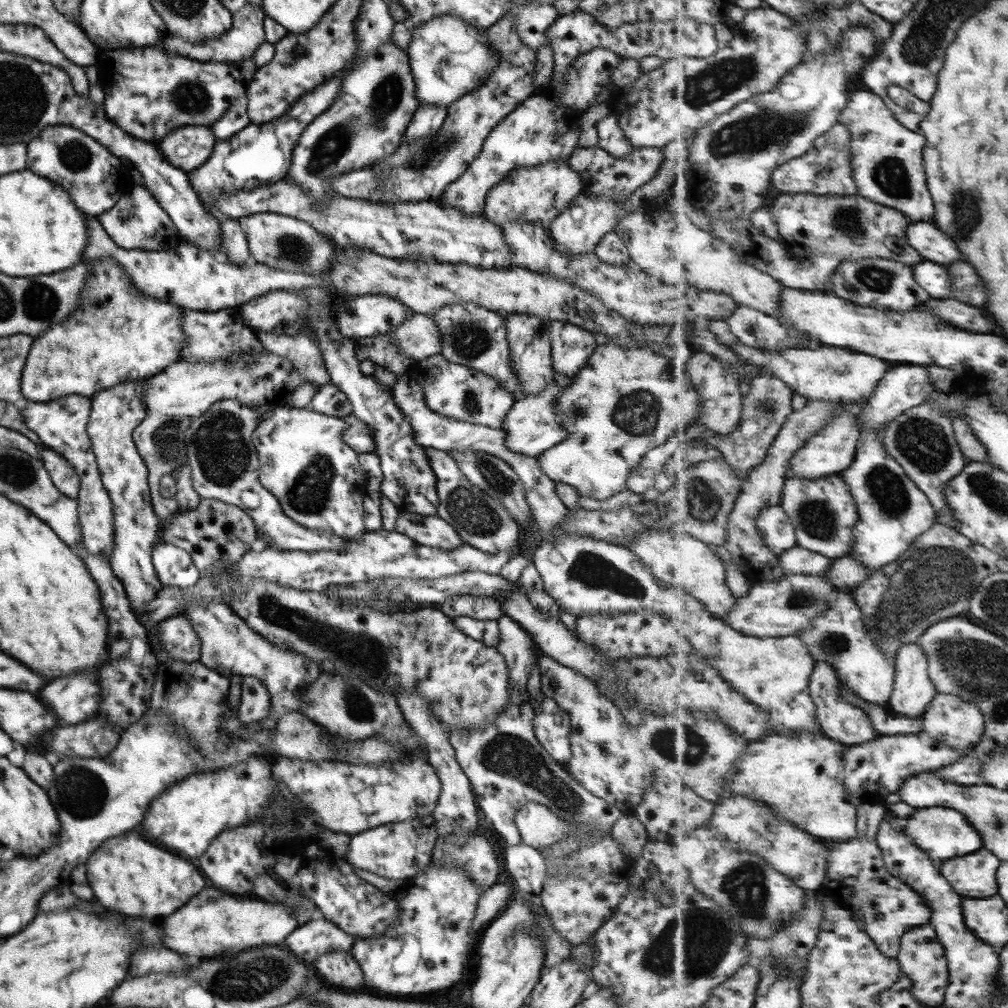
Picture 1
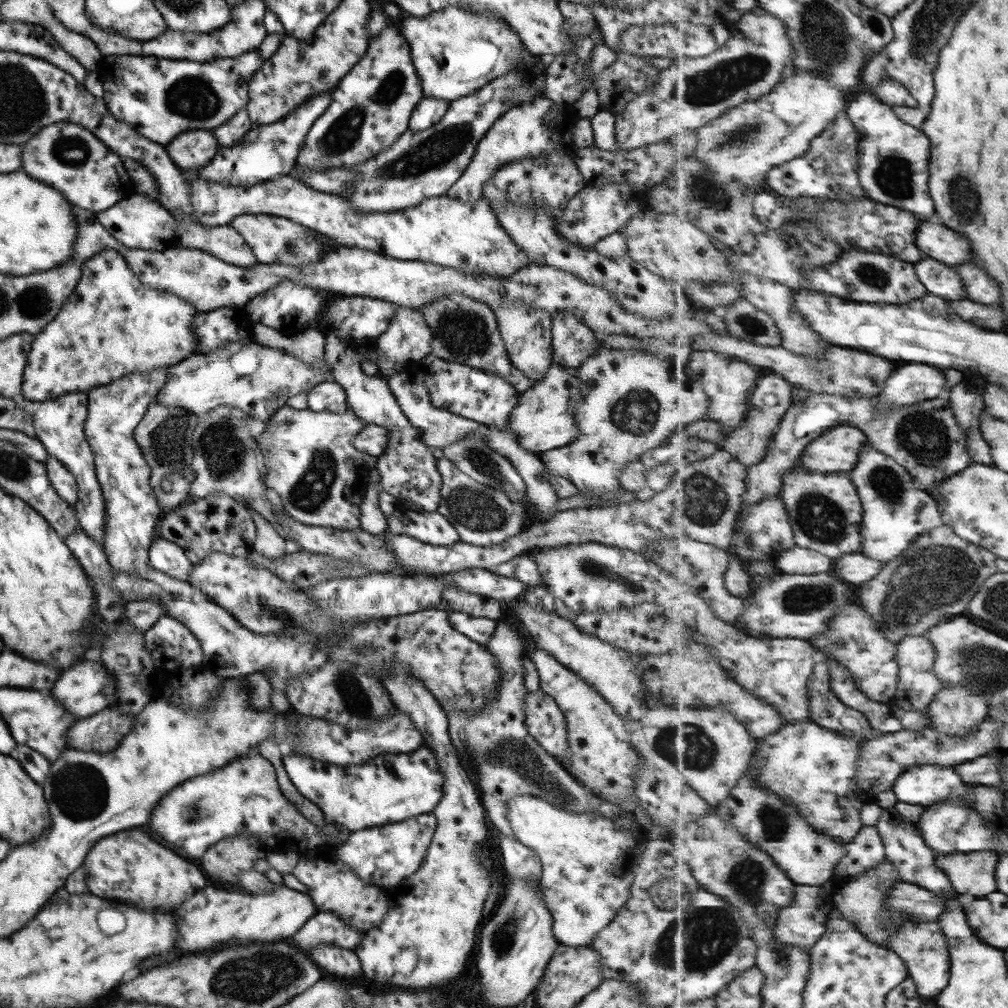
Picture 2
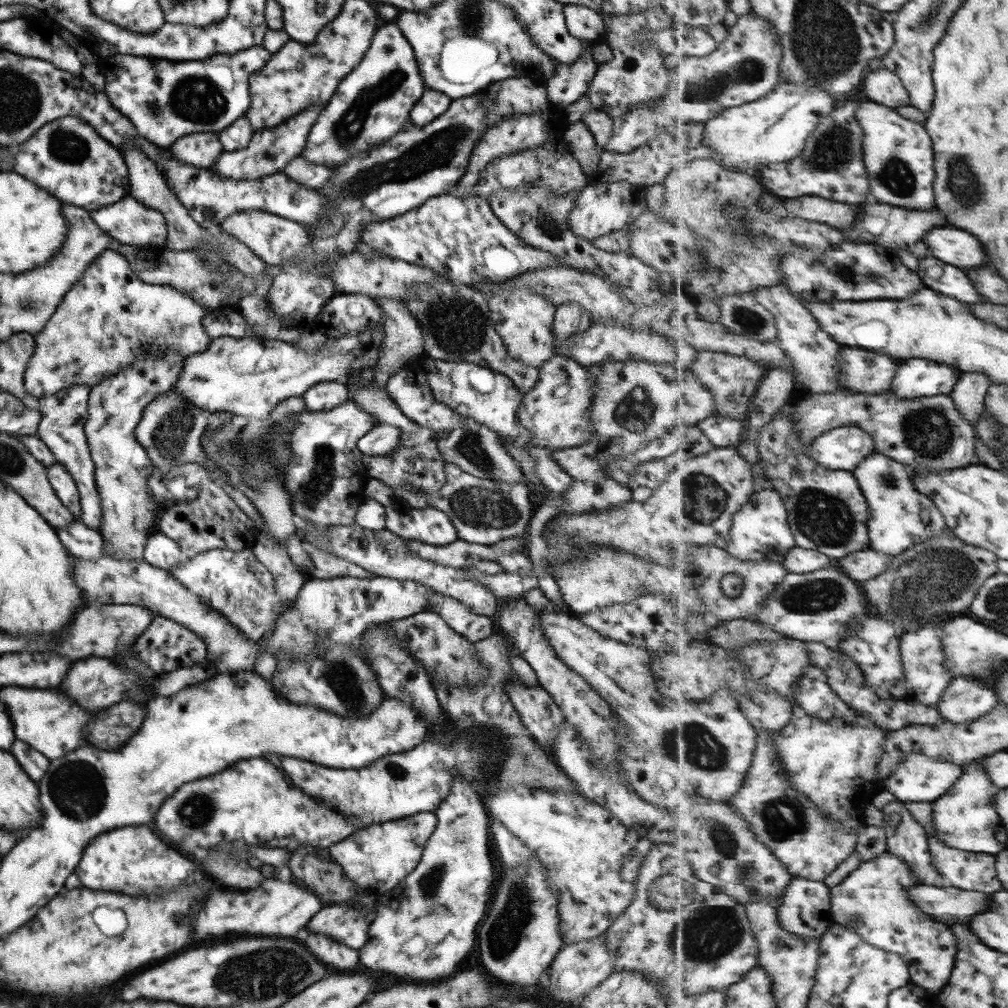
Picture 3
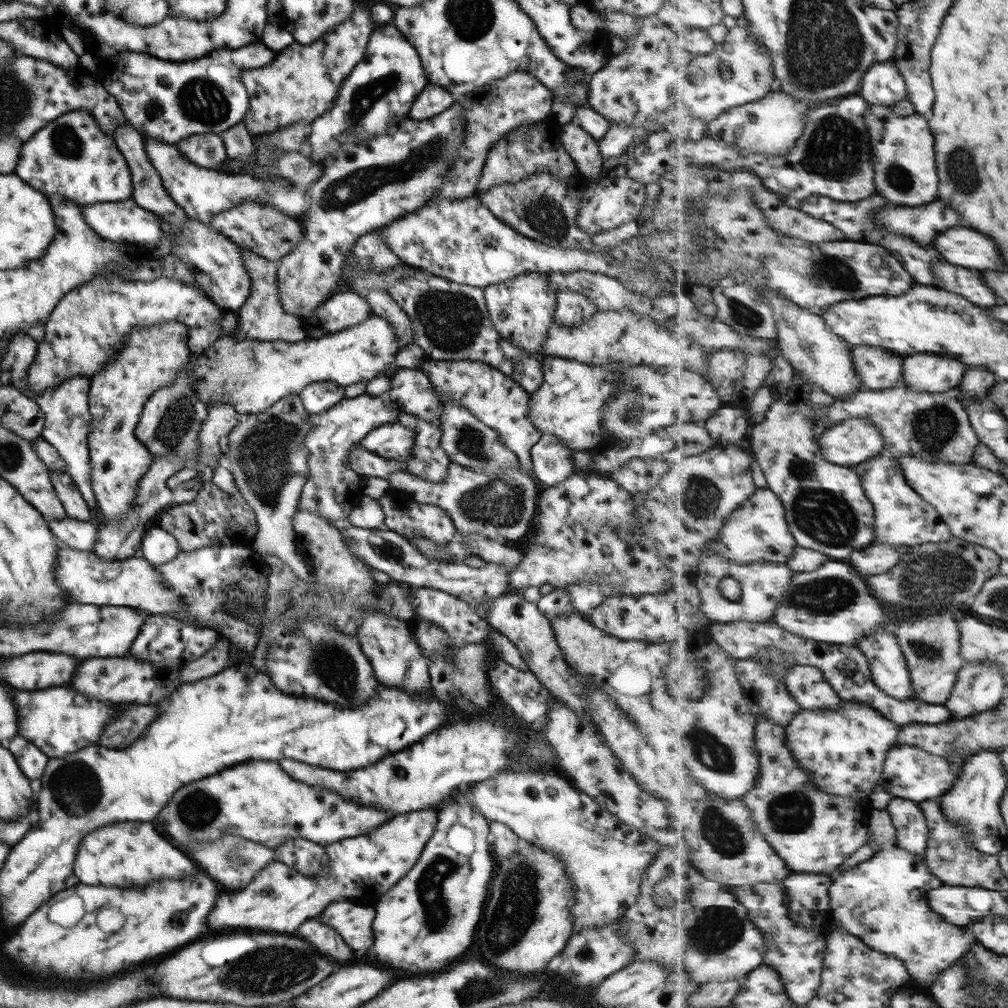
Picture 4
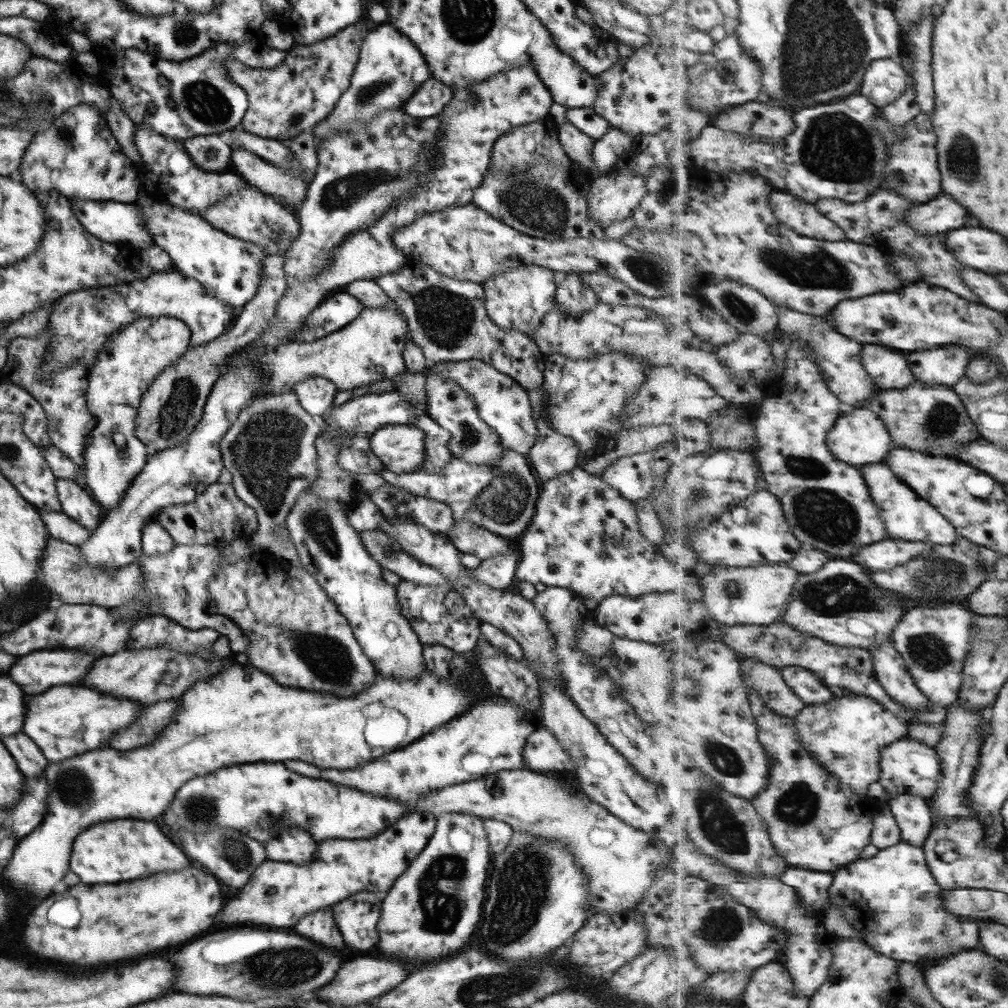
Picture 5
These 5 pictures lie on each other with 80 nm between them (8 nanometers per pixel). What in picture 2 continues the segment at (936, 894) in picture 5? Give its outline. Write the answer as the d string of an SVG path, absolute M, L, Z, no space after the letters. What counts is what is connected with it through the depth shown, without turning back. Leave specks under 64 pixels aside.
M889 860L867 871L863 877L846 883L837 889L832 898L834 908L858 926L858 930L873 942L879 943L897 953L905 962L910 978L919 988L922 998L938 998L950 985L950 948L948 938L937 923L921 923L915 917L903 917L889 907L888 890L893 884L903 882L895 871L895 863Z

